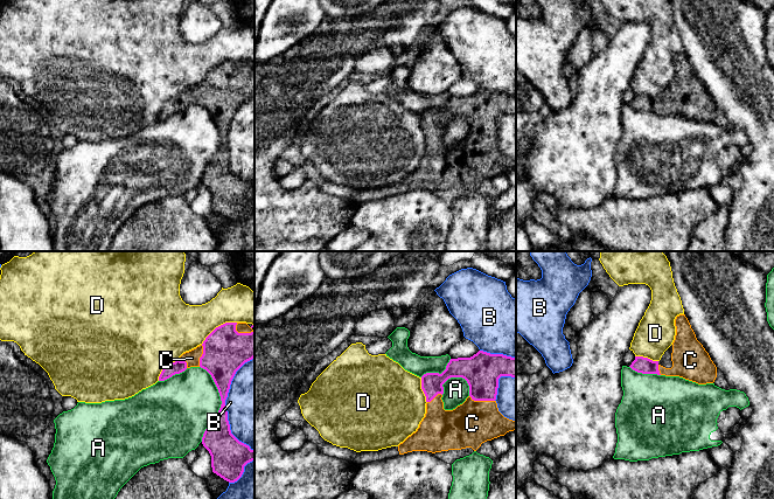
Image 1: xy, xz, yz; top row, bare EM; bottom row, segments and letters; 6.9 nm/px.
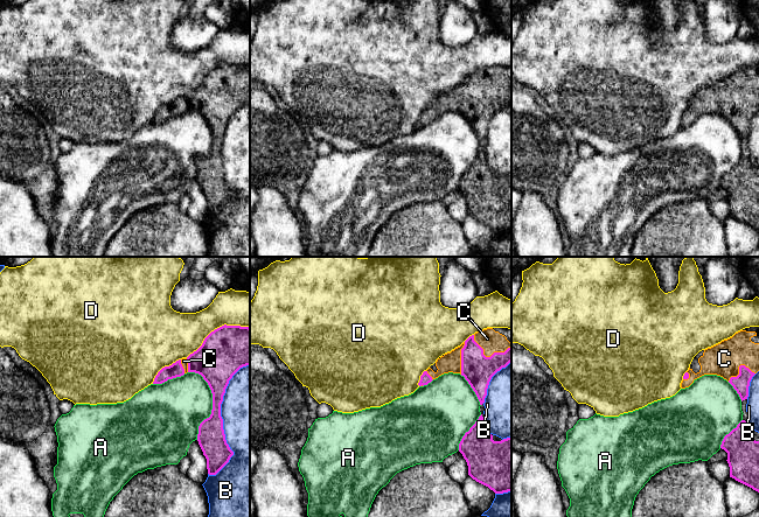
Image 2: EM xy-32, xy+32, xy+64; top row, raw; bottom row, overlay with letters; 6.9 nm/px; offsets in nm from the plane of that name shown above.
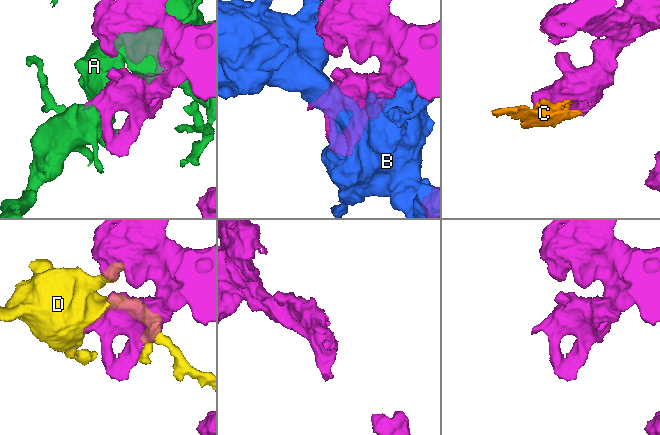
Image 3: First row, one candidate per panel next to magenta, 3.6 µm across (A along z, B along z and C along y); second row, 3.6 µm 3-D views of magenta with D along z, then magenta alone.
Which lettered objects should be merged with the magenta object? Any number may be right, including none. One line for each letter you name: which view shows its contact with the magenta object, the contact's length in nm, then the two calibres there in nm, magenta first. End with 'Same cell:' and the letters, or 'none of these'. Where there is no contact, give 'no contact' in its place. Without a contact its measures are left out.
C: meets magenta in xz; contact 180 nm long; 260 nm thick on the magenta side, 300 nm on the other
Same cell: C

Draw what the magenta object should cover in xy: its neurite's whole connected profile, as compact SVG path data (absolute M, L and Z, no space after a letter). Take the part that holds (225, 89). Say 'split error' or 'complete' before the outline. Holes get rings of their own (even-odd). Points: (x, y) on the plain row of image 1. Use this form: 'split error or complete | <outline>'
split error | M225 61L216 65L202 83L183 91L175 101L166 103L159 115L159 119L165 119L190 105L201 105L211 113L218 127L222 143L216 155L205 167L202 182L211 194L212 210L229 221L237 220L244 210L244 205L254 199L254 187L251 188L249 183L239 180L231 172L228 150L225 147L225 138L236 110L245 101L254 96L254 69L252 65L253 63L250 65L246 61Z

